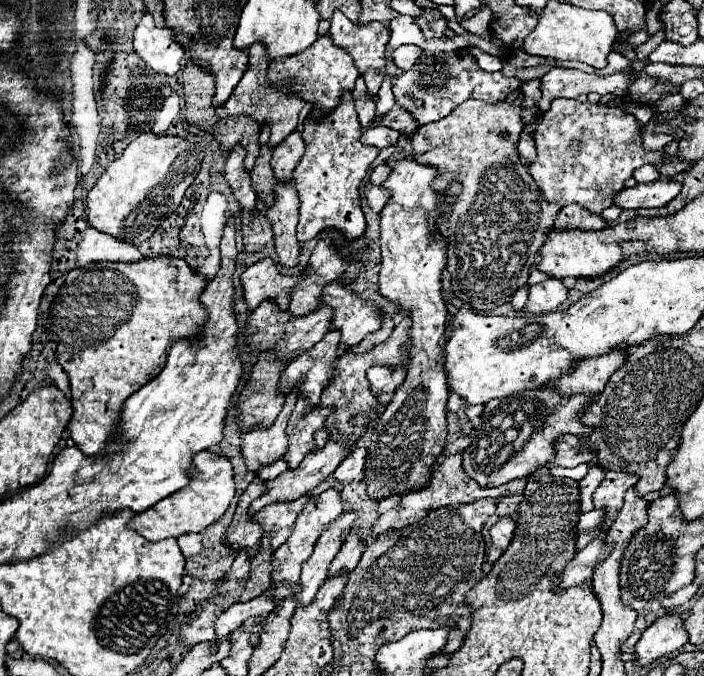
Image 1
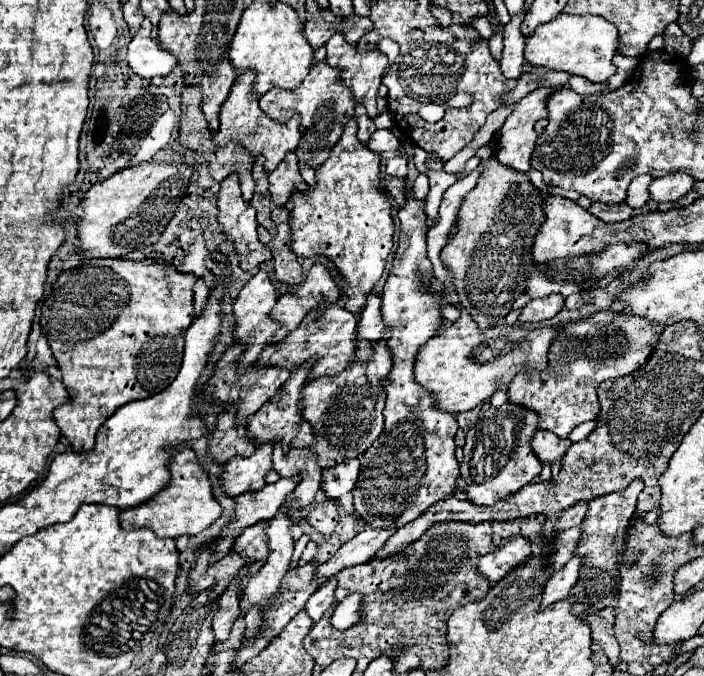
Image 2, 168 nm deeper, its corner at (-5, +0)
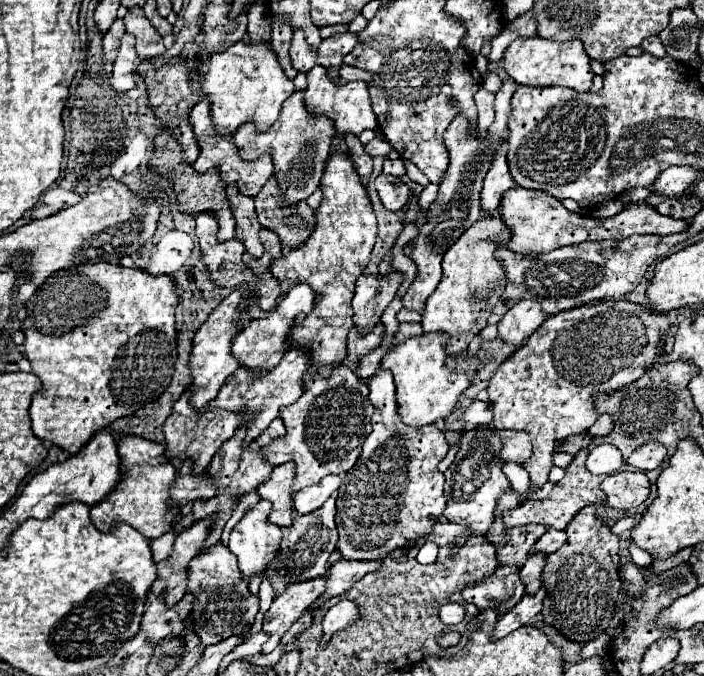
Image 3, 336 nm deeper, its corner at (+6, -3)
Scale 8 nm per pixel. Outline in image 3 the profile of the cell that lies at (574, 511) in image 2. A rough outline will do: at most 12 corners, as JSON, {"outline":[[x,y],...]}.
{"outline":[[548,532],[530,548],[534,554],[552,554],[566,542],[566,532]]}

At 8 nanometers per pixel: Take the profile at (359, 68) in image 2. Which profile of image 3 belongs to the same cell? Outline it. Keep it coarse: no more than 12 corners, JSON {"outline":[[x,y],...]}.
{"outline":[[308,74],[310,114],[334,122],[336,136],[378,128],[366,82]]}

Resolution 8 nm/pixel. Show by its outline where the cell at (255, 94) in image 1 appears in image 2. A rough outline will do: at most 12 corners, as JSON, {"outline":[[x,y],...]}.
{"outline":[[237,77],[221,107],[215,143],[241,141],[273,171],[295,149],[299,117],[263,115],[251,83]]}

